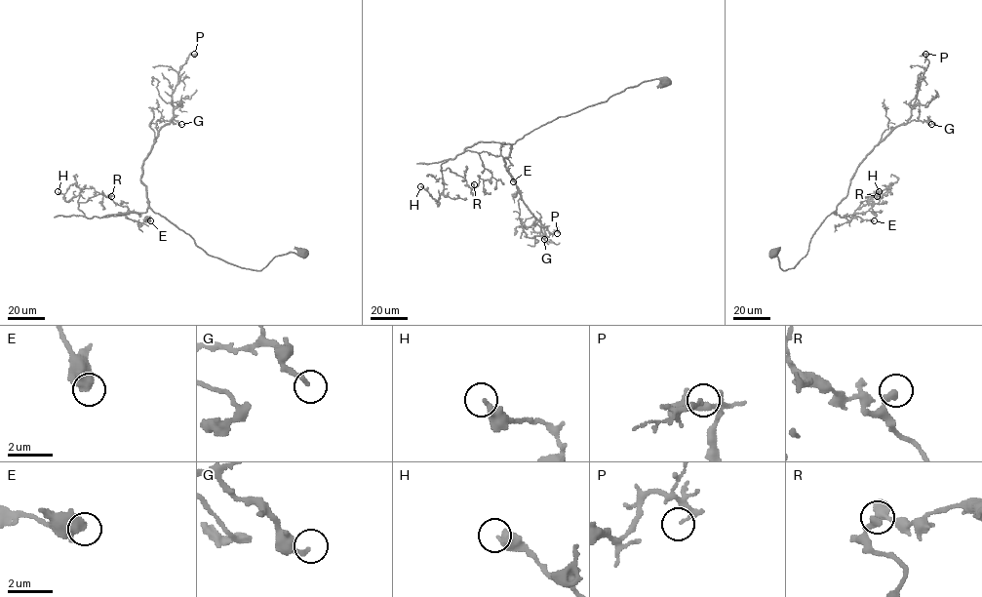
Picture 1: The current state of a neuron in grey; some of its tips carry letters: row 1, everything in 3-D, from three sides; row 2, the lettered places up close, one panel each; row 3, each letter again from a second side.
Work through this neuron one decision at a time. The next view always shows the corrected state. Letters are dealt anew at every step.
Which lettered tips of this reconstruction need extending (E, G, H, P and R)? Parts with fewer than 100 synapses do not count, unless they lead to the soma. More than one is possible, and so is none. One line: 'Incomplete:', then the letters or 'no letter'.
Incomplete: no letter

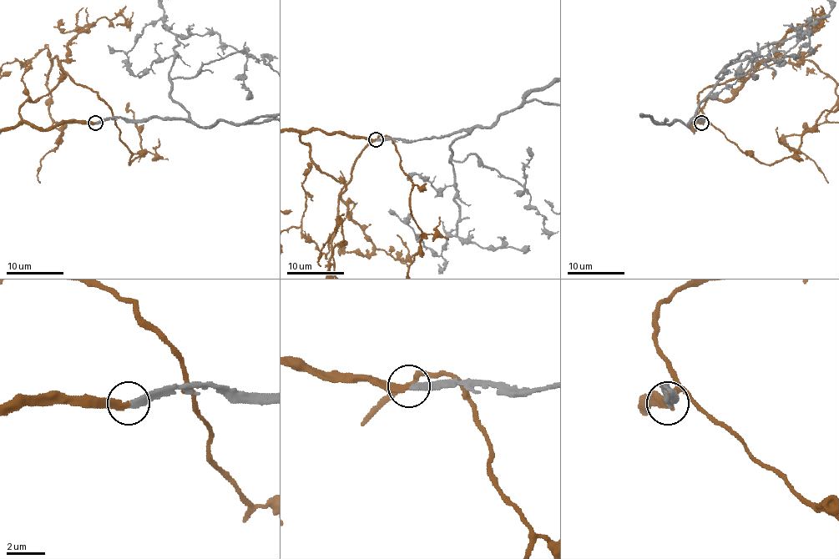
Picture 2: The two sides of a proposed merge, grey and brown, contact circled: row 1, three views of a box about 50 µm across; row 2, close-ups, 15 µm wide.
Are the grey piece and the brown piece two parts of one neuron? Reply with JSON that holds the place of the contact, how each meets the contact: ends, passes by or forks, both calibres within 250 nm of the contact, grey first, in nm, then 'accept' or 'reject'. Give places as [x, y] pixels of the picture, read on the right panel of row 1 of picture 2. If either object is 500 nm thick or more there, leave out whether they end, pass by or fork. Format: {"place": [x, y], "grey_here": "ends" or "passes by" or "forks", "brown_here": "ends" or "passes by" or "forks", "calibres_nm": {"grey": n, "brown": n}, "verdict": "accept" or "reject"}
{"place": [701, 123], "grey_here": "ends", "brown_here": "ends", "calibres_nm": {"grey": 340, "brown": 280}, "verdict": "accept"}

